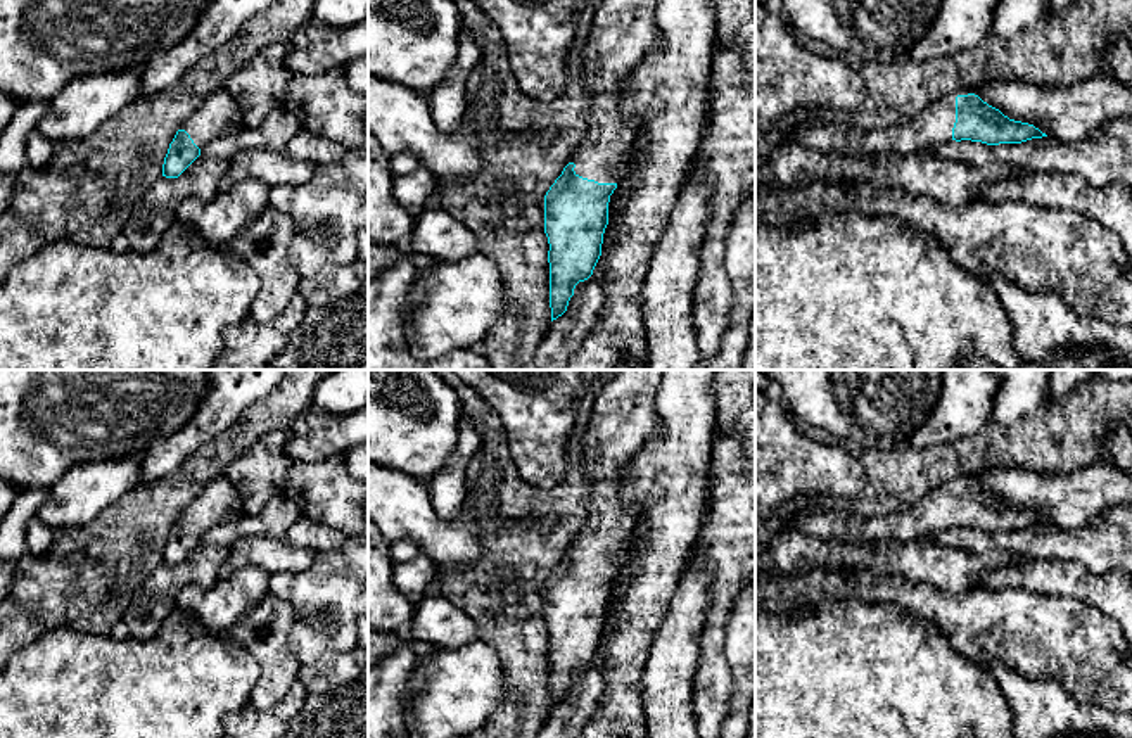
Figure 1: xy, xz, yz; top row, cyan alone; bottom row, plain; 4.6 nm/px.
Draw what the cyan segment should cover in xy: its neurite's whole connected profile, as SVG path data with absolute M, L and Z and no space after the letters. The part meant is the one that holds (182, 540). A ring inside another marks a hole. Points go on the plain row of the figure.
M225 474L214 477L200 494L183 510L169 531L162 551L162 563L178 565L199 543L200 536L216 525L232 525L245 515L242 499Z

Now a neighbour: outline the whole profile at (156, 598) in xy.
M199 543L178 565L161 563L133 593L123 622L130 636L147 639L176 610L176 596L187 584L211 588L226 562L230 548Z

